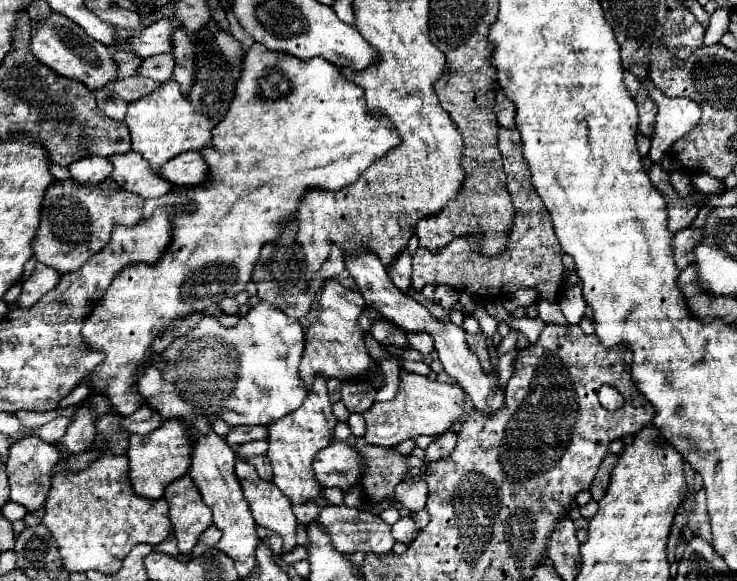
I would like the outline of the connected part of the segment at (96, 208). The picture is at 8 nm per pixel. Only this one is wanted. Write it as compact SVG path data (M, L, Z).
M110 178L92 190L78 186L74 180L56 180L52 186L48 186L42 200L40 226L32 242L34 256L38 262L58 270L60 274L74 272L88 260L92 252L98 252L110 240L114 224L138 224L142 220L142 204L144 200L140 194L120 190L120 186L116 186L116 182Z

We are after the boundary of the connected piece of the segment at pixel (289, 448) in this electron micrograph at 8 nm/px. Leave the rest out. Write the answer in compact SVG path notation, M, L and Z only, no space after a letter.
M320 374L314 378L314 386L308 394L308 398L302 402L302 406L286 414L284 418L278 418L276 422L268 424L268 460L274 468L272 482L290 498L292 504L302 504L306 500L314 500L318 506L326 506L326 502L320 496L322 486L314 478L312 460L318 450L326 448L332 438L332 428L338 420L332 414L332 404L328 402L326 392L326 380L320 378Z

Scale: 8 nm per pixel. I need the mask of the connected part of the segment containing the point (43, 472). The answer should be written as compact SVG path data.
M26 436L22 440L16 440L10 446L8 458L6 458L6 472L10 472L8 474L10 500L24 504L30 512L38 510L46 500L46 494L48 494L48 488L50 488L50 478L52 478L52 468L58 460L60 460L58 448L42 442L36 436Z

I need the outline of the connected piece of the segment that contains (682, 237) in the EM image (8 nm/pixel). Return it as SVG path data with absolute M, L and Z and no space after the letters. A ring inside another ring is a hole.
M684 228L684 230L674 234L672 254L674 254L674 262L676 262L678 270L684 270L686 266L690 266L694 262L692 246L696 244L698 238L700 238L700 232L696 228Z

